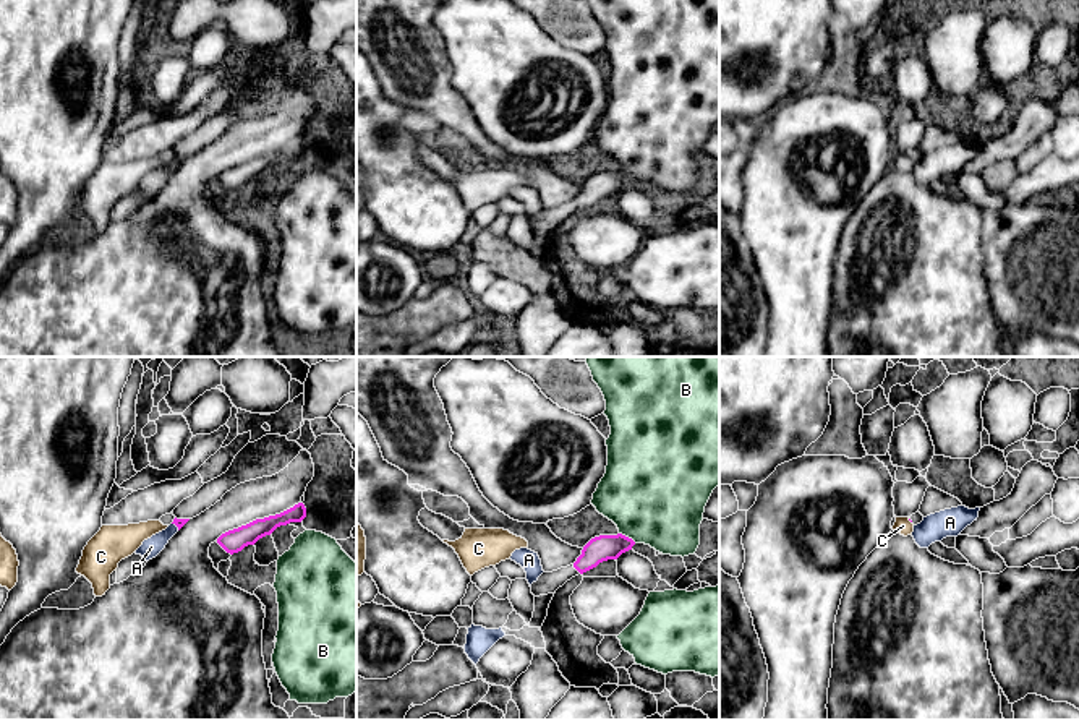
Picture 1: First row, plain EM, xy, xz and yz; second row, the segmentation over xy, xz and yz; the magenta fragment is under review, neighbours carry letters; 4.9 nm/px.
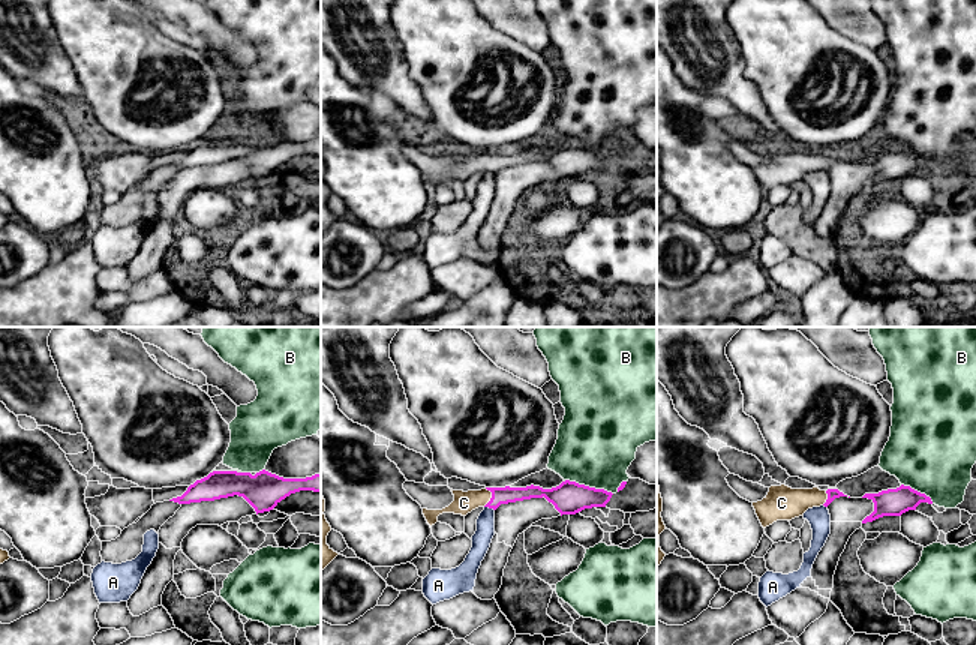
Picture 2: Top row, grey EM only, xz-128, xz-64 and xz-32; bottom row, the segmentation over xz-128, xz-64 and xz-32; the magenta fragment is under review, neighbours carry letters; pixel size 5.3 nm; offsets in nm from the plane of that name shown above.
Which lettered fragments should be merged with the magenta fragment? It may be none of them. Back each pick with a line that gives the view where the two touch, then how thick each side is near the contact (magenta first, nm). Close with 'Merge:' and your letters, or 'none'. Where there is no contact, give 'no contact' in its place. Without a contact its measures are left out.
Merge: none

